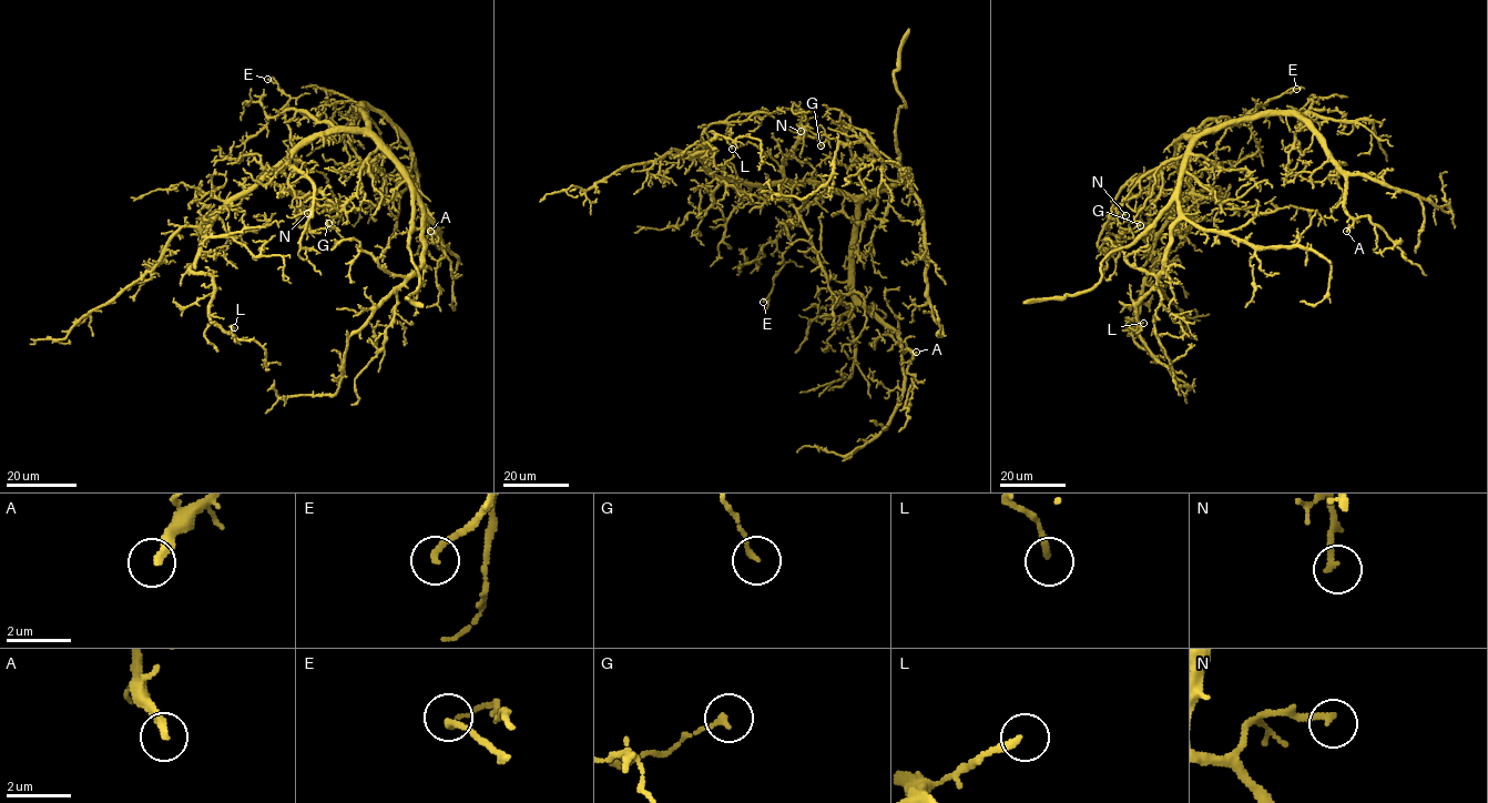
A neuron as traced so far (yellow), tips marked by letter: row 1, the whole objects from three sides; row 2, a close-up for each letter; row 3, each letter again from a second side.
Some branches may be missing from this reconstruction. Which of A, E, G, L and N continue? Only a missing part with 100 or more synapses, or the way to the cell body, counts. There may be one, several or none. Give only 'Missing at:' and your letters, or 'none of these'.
Missing at: none of these

